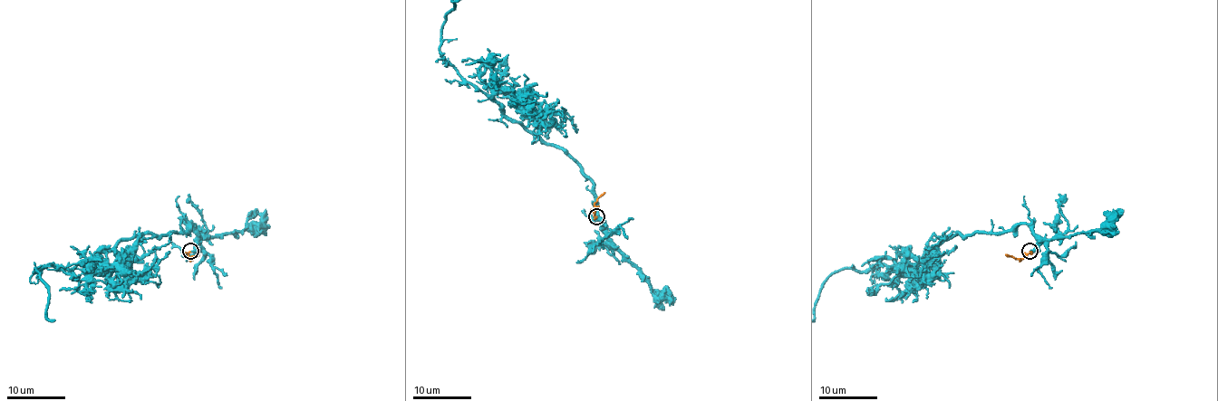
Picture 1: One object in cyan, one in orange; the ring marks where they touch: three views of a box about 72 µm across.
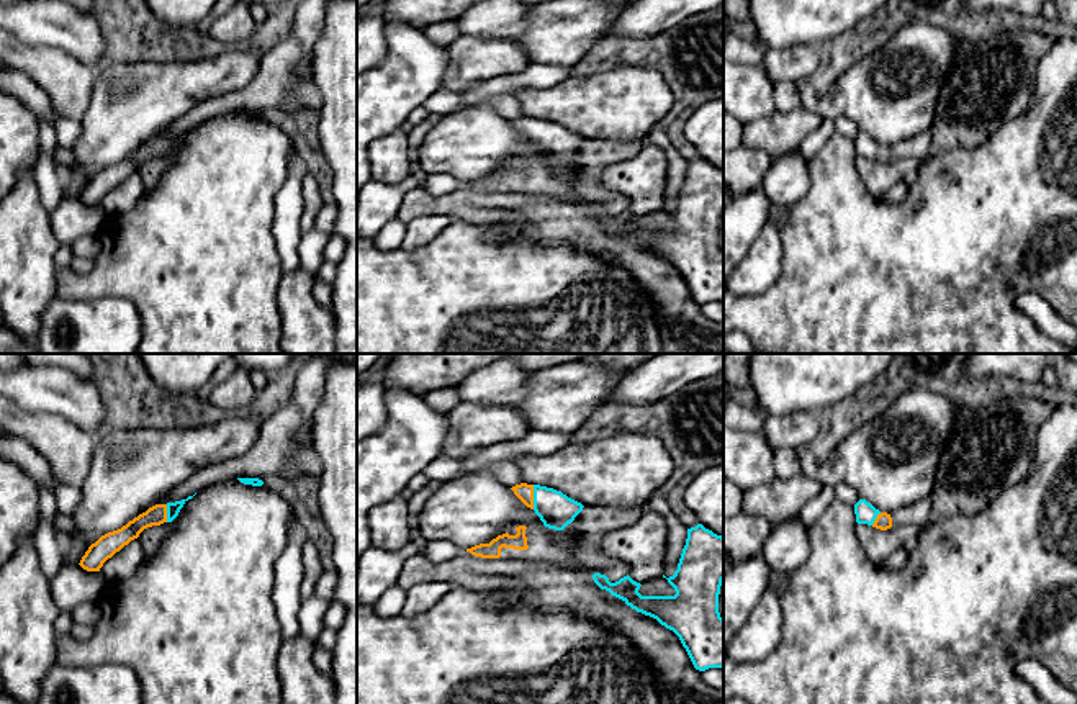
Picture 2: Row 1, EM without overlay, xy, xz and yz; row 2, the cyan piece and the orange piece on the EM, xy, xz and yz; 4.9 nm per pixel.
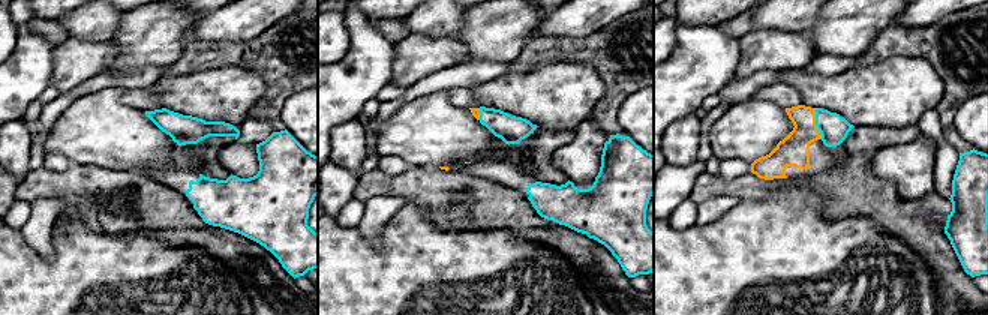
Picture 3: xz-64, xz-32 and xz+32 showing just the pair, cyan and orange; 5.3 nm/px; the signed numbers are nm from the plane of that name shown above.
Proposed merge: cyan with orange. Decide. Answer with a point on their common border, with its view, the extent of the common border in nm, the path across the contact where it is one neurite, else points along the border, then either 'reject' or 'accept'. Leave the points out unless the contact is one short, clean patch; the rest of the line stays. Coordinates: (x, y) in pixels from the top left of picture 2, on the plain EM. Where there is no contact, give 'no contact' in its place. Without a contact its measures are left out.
contact xz (534, 130); length 120 nm; way xz (555, 143), (534, 130), (524, 125); accept

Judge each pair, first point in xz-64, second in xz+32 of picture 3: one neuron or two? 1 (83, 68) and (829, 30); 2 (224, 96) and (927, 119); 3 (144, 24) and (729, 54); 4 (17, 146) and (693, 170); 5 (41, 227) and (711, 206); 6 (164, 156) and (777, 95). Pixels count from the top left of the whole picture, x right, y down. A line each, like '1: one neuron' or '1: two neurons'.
1: one neuron
2: two neurons
3: two neurons
4: two neurons
5: one neuron
6: two neurons

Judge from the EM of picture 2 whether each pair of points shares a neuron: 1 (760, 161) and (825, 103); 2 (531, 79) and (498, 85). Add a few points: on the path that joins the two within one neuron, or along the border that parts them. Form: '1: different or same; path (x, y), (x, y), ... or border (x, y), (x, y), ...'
1: different; border (796, 81), (799, 103), (824, 118)
2: same; path (522, 81), (506, 85)

